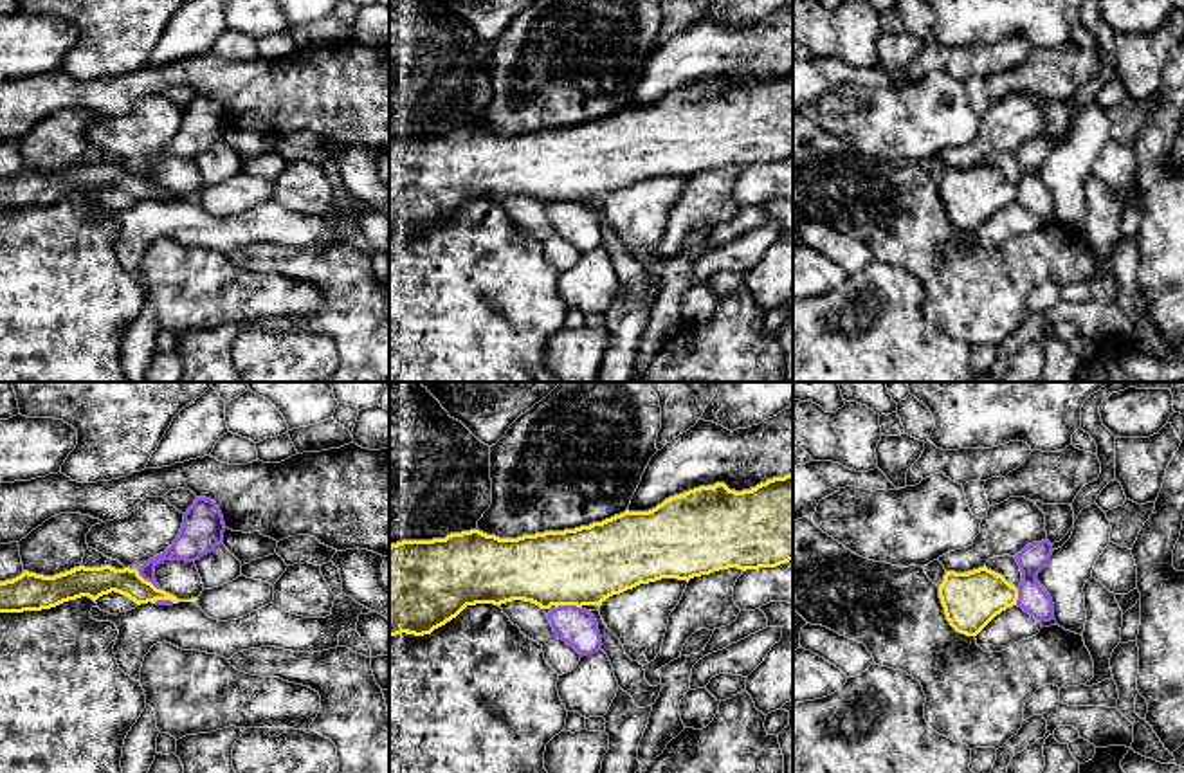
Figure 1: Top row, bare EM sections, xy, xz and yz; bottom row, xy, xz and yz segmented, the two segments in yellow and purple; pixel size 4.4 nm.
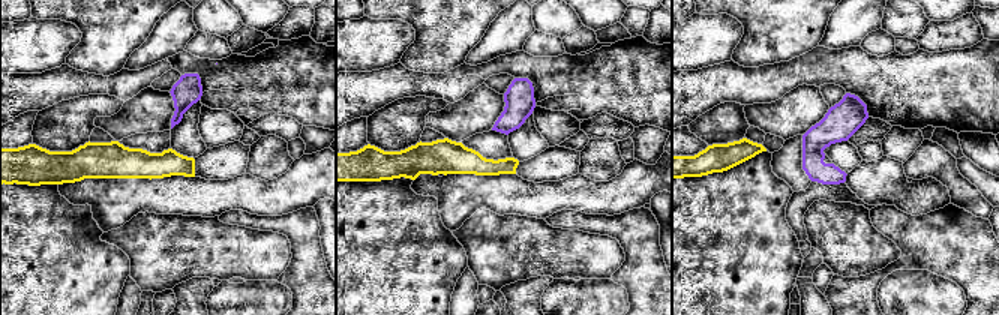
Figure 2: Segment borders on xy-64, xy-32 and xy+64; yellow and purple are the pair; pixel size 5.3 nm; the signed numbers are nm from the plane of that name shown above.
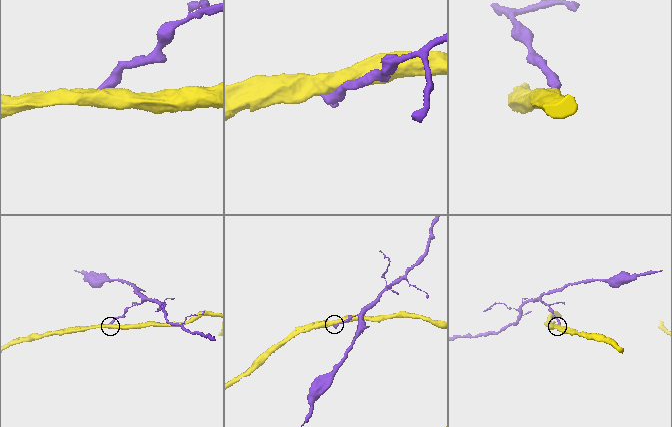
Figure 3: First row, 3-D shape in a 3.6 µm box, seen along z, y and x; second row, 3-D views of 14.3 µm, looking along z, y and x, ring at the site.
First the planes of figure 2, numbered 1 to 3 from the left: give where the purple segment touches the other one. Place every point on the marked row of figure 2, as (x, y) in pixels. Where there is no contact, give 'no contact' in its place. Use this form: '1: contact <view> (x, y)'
1: no contact
2: no contact
3: no contact

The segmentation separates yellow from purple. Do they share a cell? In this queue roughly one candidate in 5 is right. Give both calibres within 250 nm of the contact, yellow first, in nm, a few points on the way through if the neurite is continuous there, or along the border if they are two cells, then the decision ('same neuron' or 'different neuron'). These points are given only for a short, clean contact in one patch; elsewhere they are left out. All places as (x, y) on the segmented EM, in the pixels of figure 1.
340 nm thick on the yellow side, 170 nm on the other; border along xz (581, 606), (555, 608); different neuron

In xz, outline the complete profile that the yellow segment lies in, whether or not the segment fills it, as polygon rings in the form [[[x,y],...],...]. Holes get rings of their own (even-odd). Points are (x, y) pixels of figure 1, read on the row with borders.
[[[793,472],[784,477],[773,477],[766,483],[757,485],[751,490],[735,492],[724,483],[715,483],[714,487],[699,487],[685,494],[665,499],[661,505],[649,512],[629,512],[606,519],[602,523],[593,523],[589,526],[580,526],[564,532],[544,532],[535,535],[523,535],[517,539],[499,539],[496,535],[487,535],[479,530],[451,533],[445,539],[433,541],[402,541],[389,546],[389,636],[402,632],[424,636],[431,634],[434,629],[445,625],[456,618],[467,605],[476,604],[494,604],[501,605],[512,600],[524,600],[539,605],[541,609],[550,609],[551,605],[602,605],[602,602],[613,595],[620,595],[640,584],[656,582],[661,578],[690,580],[694,577],[710,575],[719,569],[737,568],[737,569],[759,569],[759,568],[777,568],[793,560]]]

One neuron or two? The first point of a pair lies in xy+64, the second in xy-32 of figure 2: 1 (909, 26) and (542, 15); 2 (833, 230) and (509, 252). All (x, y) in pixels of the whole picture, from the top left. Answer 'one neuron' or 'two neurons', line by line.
1: one neuron
2: one neuron

